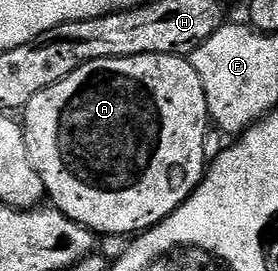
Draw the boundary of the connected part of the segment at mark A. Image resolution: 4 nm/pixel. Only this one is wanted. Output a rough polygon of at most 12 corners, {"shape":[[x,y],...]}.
{"shape":[[186,57],[97,59],[21,124],[50,204],[138,235],[202,183]]}

